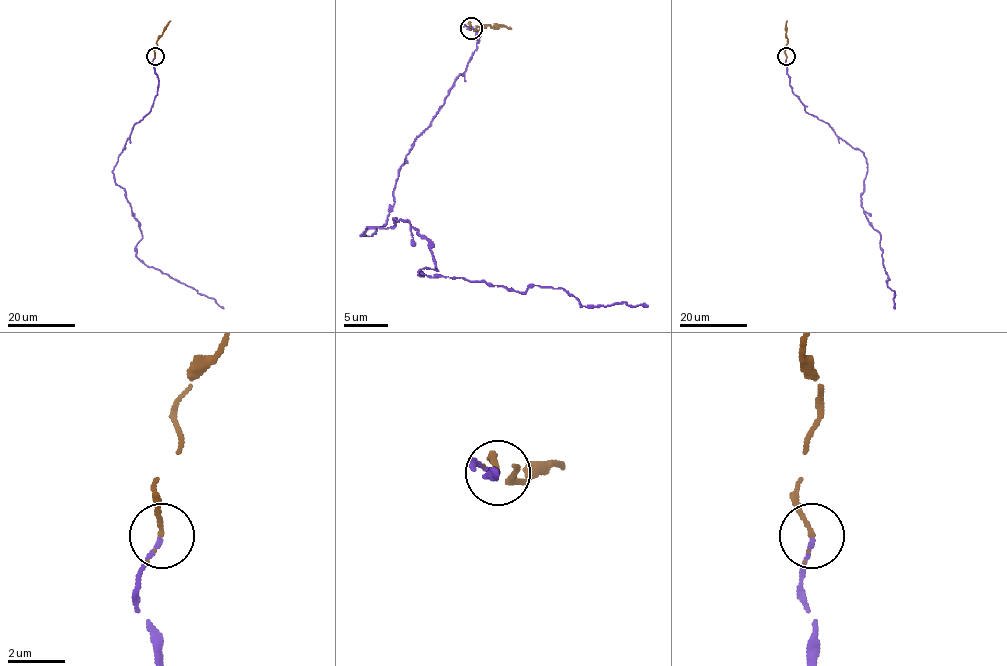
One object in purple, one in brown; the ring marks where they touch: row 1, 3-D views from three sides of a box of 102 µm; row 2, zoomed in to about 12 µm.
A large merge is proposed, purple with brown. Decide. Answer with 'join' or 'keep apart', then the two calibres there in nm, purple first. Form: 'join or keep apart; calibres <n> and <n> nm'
join; calibres 130 and 150 nm

